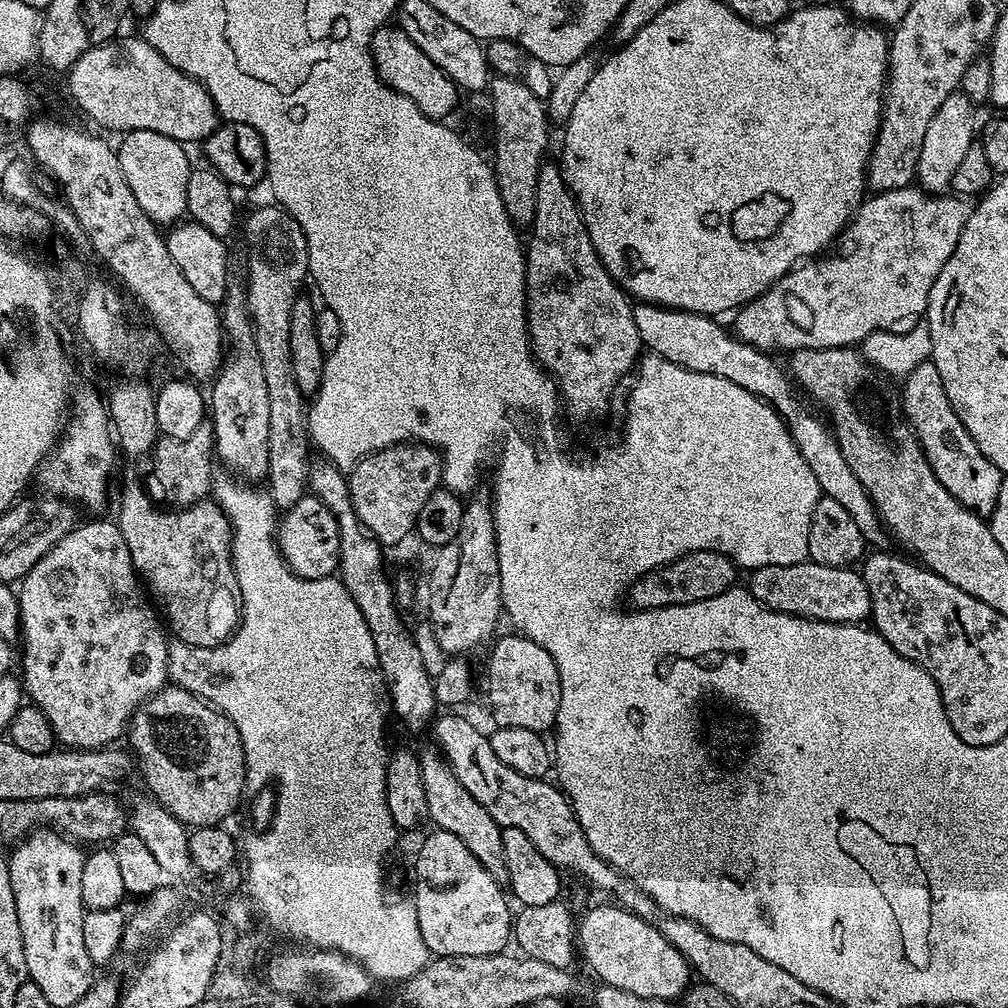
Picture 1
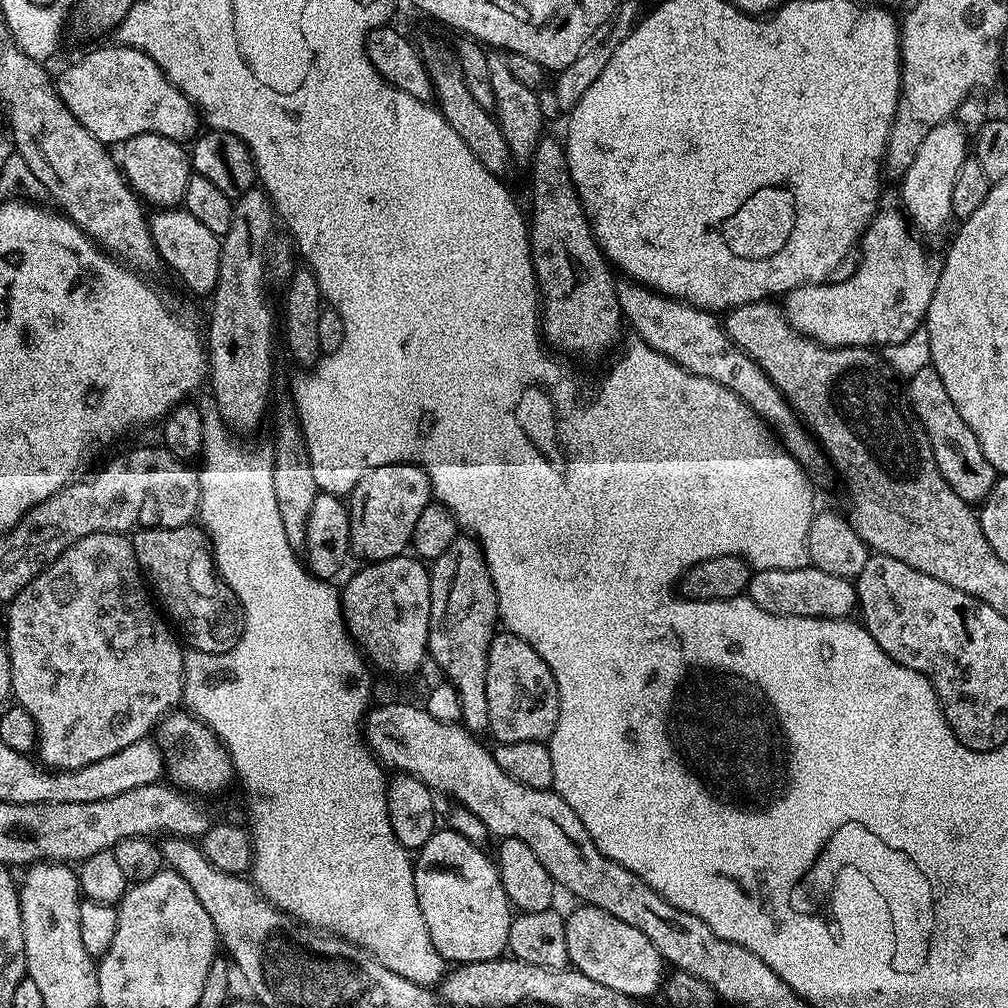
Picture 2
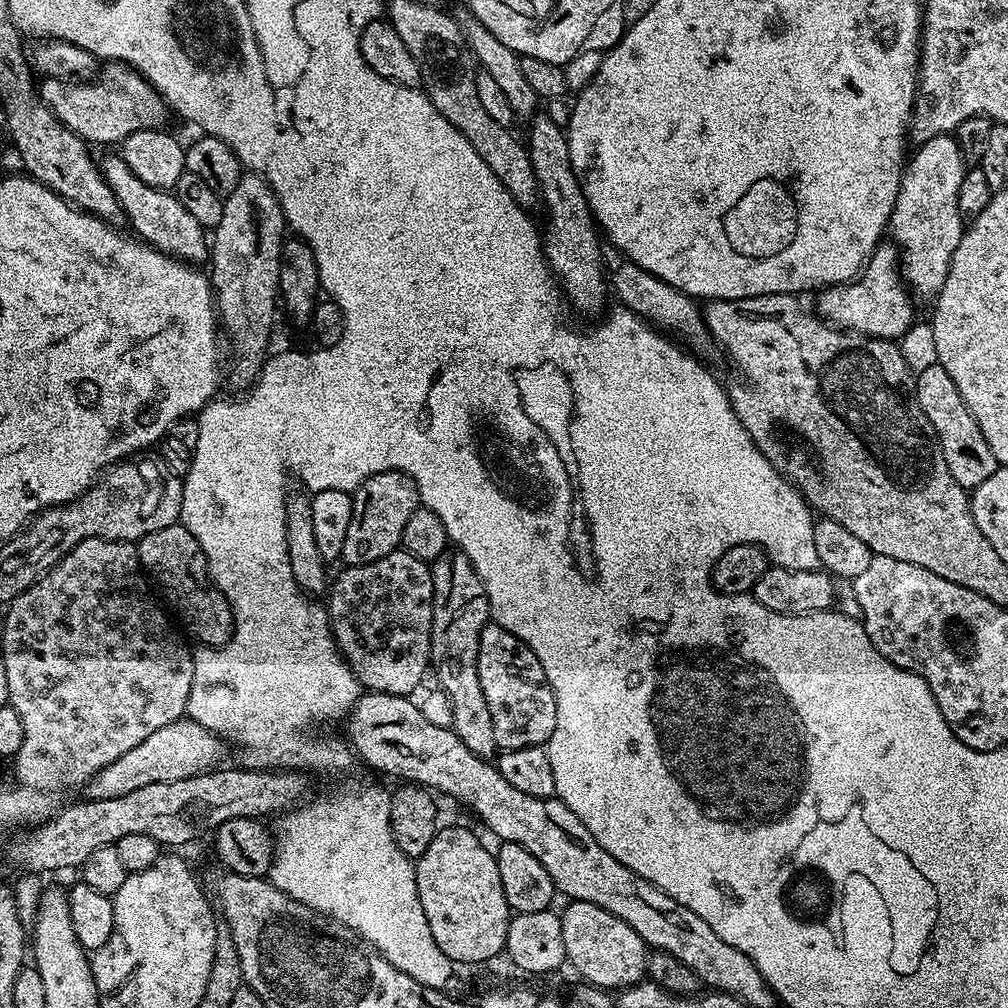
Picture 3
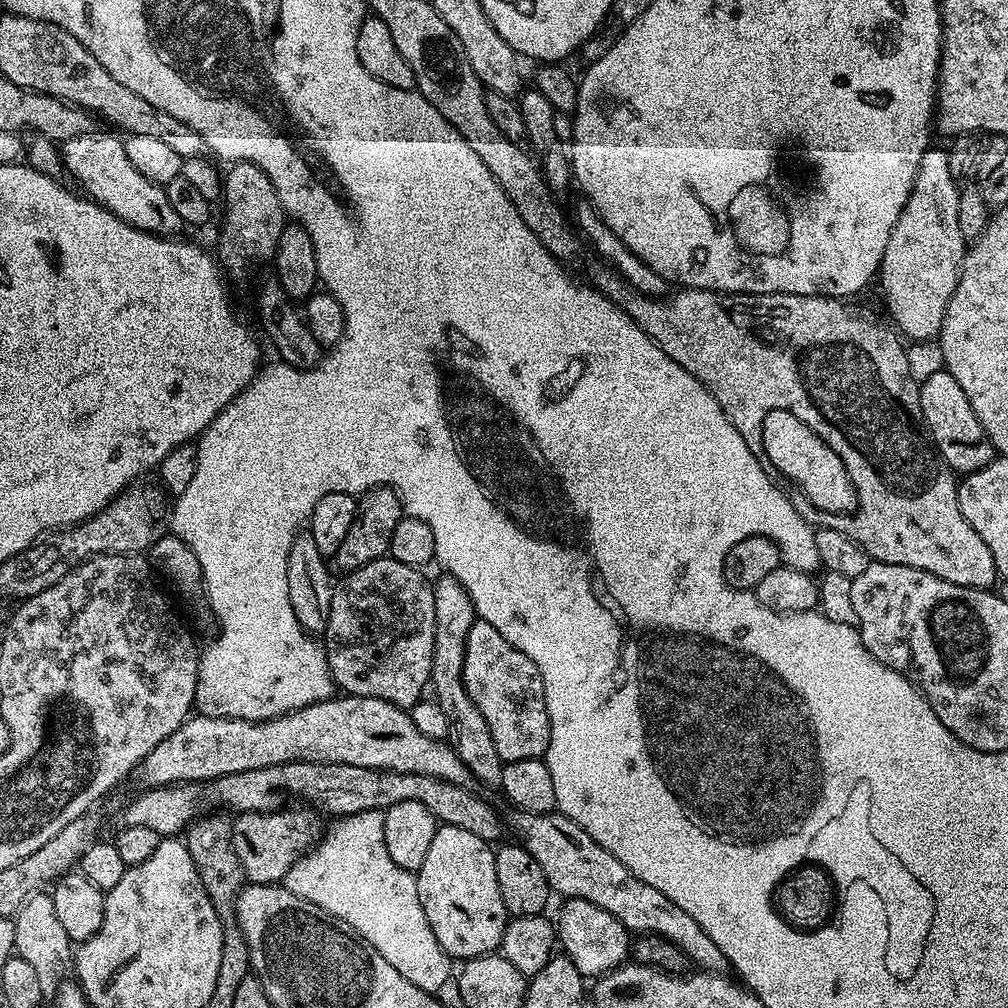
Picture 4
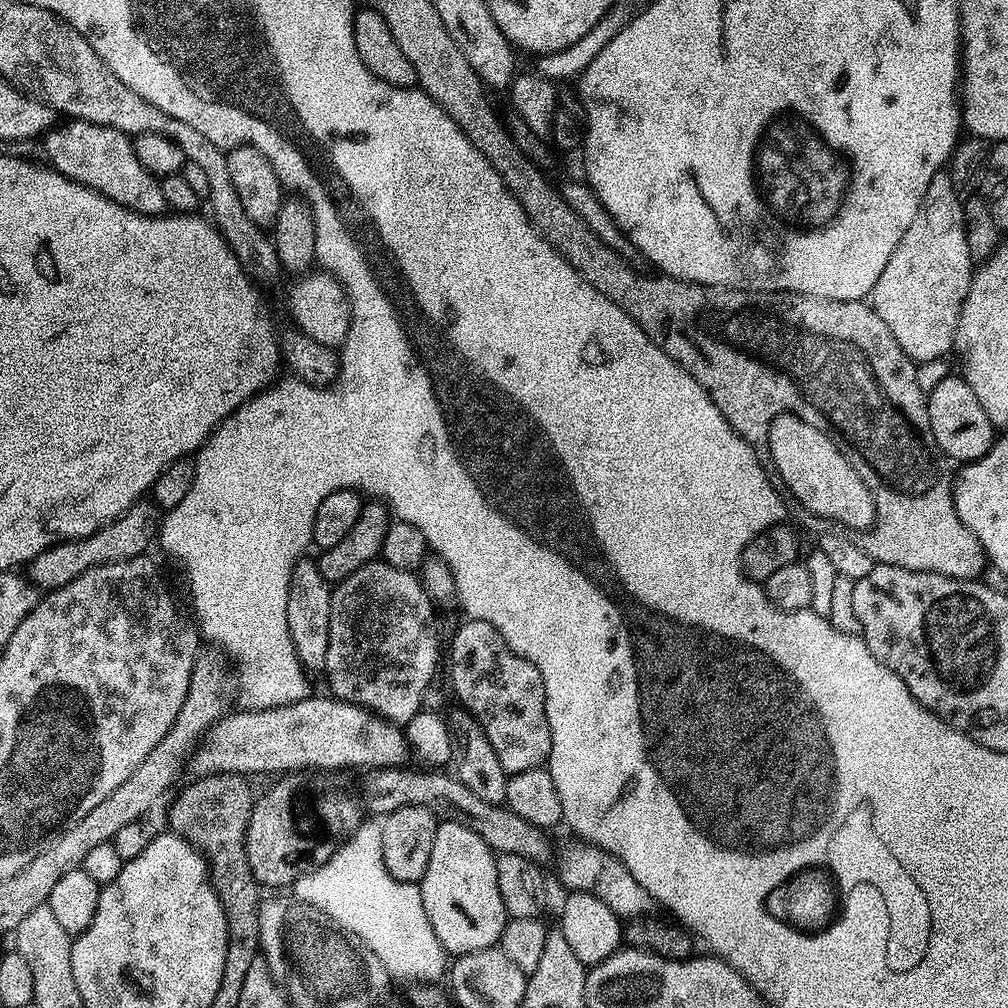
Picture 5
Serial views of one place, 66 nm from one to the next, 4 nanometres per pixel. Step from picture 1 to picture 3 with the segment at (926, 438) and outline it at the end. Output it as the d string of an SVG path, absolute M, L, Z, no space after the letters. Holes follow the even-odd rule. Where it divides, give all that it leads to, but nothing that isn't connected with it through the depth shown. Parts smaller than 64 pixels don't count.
M941 364L926 366L926 370L915 373L914 395L922 414L934 426L936 441L940 444L940 456L946 458L946 466L950 466L950 474L954 482L961 484L966 490L977 488L998 467L994 458L994 450L986 446L986 438L982 438L982 430L978 430L978 422L974 422L974 414L966 410L966 402L962 402L962 394L958 394L958 386L950 379L950 374Z

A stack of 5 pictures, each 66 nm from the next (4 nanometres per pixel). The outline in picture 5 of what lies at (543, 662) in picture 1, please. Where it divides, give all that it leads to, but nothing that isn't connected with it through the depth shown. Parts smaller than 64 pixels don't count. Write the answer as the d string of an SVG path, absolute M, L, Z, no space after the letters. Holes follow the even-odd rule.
M471 618L457 630L452 638L452 649L447 649L448 680L452 683L452 692L460 699L459 707L469 712L482 726L486 738L490 738L490 746L494 746L494 754L498 754L498 762L502 762L502 770L509 776L522 770L539 768L545 763L552 749L550 738L550 722L546 718L546 690L542 682L542 674L538 674L538 666L510 650L510 646L490 626L490 622L482 622Z

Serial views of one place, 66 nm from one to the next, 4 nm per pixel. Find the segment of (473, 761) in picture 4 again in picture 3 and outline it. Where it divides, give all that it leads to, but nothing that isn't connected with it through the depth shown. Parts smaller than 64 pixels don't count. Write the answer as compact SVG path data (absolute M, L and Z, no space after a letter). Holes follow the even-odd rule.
M449 550L437 560L431 561L432 585L434 586L434 598L432 599L432 658L431 667L438 674L440 688L450 698L450 707L454 710L454 722L452 731L466 742L466 747L474 750L482 759L491 761L497 755L498 749L494 738L494 721L490 719L490 706L486 706L486 694L482 694L482 684L478 682L478 638L480 631L488 623L488 599L484 582L478 578L478 574L464 553L459 550Z

